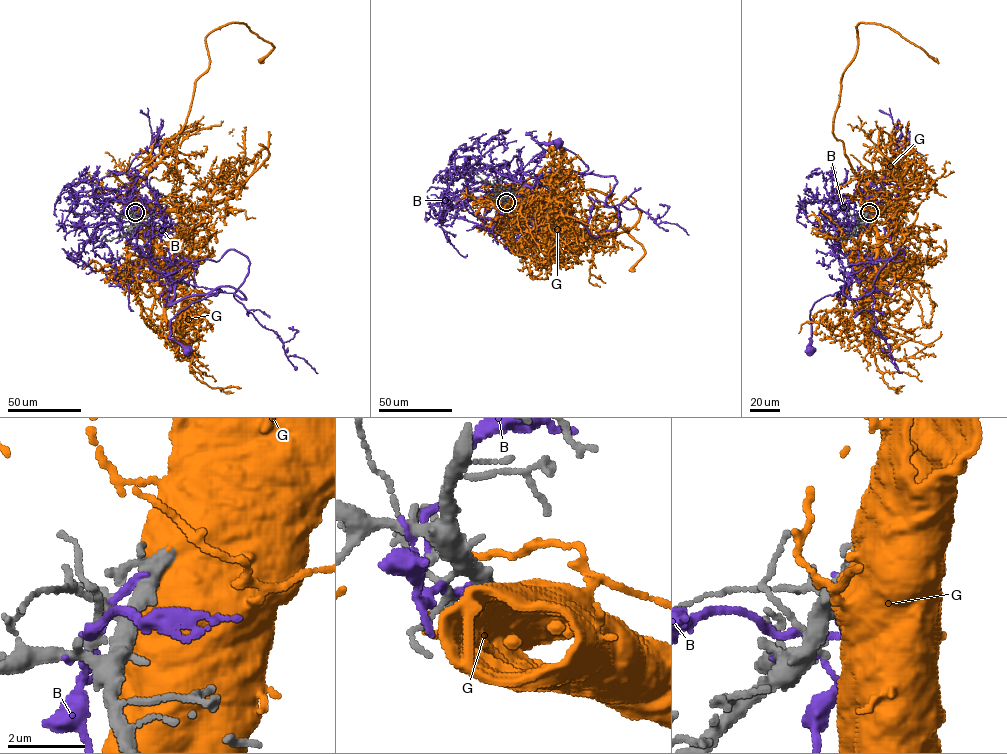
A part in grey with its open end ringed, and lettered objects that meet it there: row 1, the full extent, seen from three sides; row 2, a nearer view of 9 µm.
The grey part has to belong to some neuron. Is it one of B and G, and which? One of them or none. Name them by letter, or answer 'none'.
G

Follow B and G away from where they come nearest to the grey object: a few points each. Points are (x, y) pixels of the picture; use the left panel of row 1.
B: (134, 213), (141, 261), (174, 283), (168, 305), (217, 292), (171, 319), (169, 337), (187, 351)
G: (135, 212), (132, 177), (184, 124), (195, 82), (209, 67), (205, 37), (243, 23), (272, 45), (263, 62)

